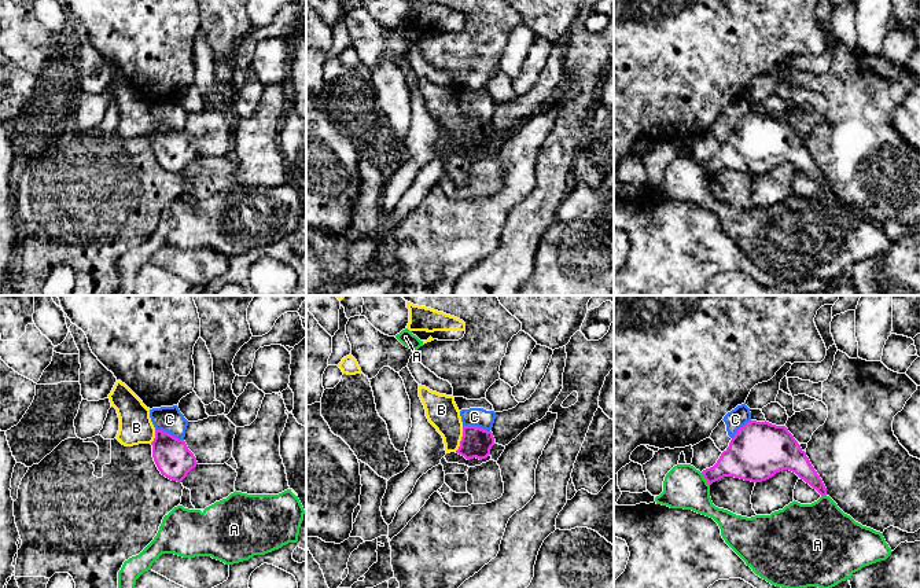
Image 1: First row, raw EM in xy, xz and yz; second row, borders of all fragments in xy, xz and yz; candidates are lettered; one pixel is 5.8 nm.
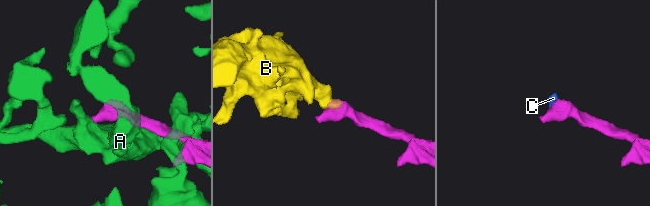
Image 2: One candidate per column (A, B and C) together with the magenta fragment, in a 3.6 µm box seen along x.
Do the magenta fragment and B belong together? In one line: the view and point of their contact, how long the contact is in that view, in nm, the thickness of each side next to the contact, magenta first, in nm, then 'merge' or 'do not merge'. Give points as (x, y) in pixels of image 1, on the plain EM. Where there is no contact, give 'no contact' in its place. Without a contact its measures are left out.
contact xz (462, 131); length 160 nm; calibres 180 and 190 nm; merge

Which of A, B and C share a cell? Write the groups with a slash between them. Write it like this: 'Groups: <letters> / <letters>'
Groups: A / B / C

